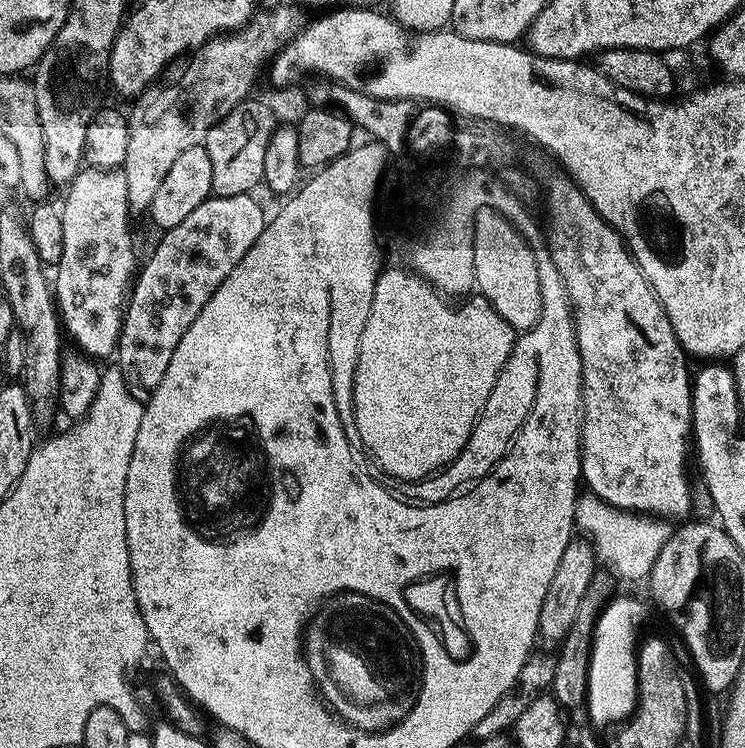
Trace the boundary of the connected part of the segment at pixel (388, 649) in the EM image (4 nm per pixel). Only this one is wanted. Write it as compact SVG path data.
M345 592L333 595L323 602L315 605L311 621L306 628L306 640L316 644L316 656L323 658L328 651L347 652L364 657L365 664L378 684L378 694L372 702L372 710L366 710L364 702L364 716L358 710L350 710L350 714L342 714L339 719L345 724L360 729L361 732L387 732L393 728L416 705L420 693L420 681L424 675L424 659L420 657L420 647L416 644L414 634L402 622L402 618L390 606L380 600L364 596L360 592Z

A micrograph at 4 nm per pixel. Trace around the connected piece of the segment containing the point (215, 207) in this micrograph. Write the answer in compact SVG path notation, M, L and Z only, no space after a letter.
M252 194L246 196L212 196L204 200L202 206L198 206L198 210L194 210L194 214L190 214L190 218L186 218L186 222L178 222L178 226L167 229L161 235L164 237L161 238L160 245L153 250L152 257L144 264L144 269L141 272L139 269L138 275L134 280L134 287L130 292L130 299L122 312L120 338L118 341L118 357L120 356L118 367L122 378L126 378L126 386L131 392L150 394L156 389L158 382L162 382L162 378L166 374L166 366L170 366L170 358L174 358L174 350L178 350L178 342L182 342L182 334L186 334L186 330L192 325L194 318L198 318L198 314L206 306L206 302L210 302L214 290L218 290L218 286L222 286L222 282L226 282L230 270L234 270L234 266L238 266L238 262L242 262L242 258L246 258L246 250L250 250L250 246L254 246L254 242L258 242L258 238L262 234L266 223L266 215L264 216L263 206L254 197L255 195Z

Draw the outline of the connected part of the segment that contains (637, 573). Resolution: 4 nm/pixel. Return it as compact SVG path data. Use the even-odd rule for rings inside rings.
M585 491L577 497L575 525L579 531L580 529L585 531L583 533L592 541L599 559L612 561L611 565L621 579L647 579L651 575L653 563L661 552L661 545L667 540L667 531L660 527L652 536L652 525L650 524L643 526L630 524L626 530L622 526L610 526L610 514L612 514L611 507L603 503L603 500L592 492Z

